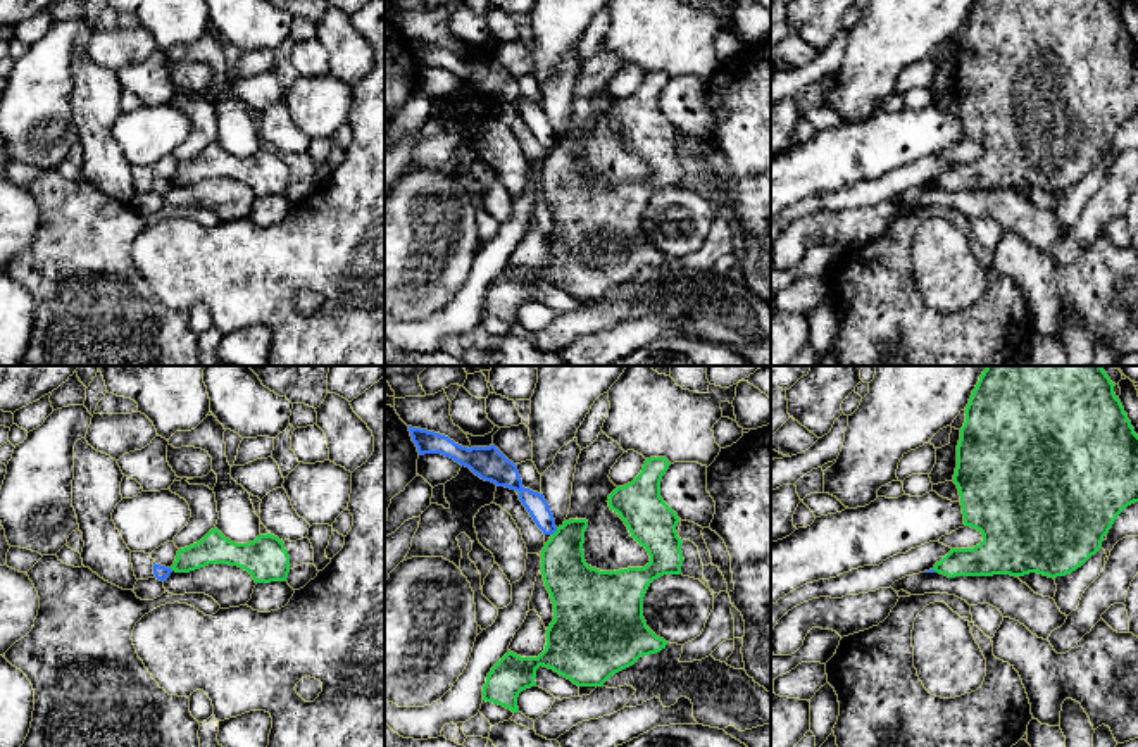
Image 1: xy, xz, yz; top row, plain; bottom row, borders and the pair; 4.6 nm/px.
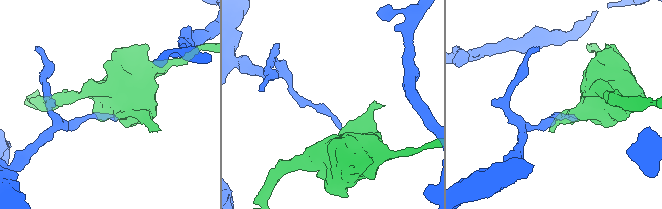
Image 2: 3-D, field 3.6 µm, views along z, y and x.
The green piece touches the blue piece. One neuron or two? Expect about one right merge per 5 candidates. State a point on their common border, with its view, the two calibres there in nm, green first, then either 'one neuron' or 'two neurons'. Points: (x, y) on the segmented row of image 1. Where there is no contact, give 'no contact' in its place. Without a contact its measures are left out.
xz (556, 532) | 220/100 nm | two neurons

